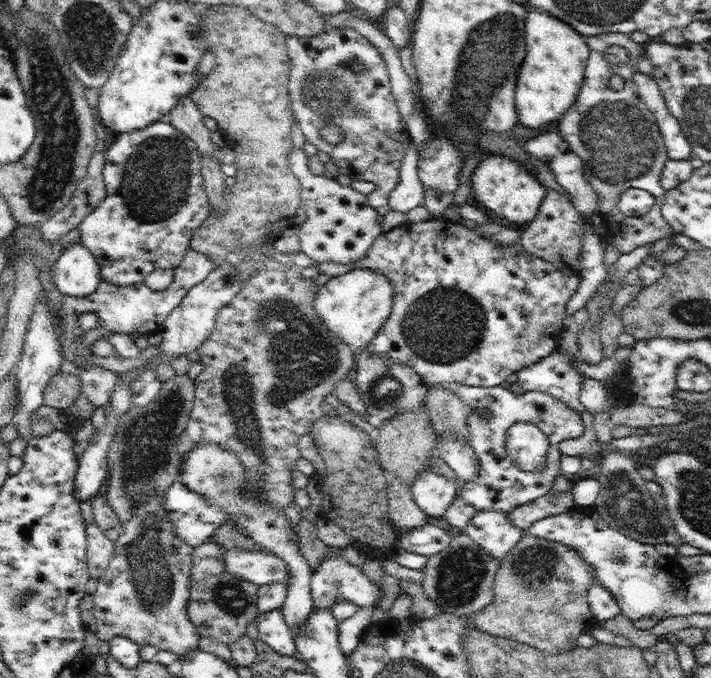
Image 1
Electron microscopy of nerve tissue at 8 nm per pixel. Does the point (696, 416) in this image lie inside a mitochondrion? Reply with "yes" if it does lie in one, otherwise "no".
no

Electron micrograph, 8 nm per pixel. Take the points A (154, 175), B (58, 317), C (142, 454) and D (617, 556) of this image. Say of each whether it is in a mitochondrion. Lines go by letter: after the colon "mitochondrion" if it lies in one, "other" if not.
A: mitochondrion
B: other
C: mitochondrion
D: mitochondrion

